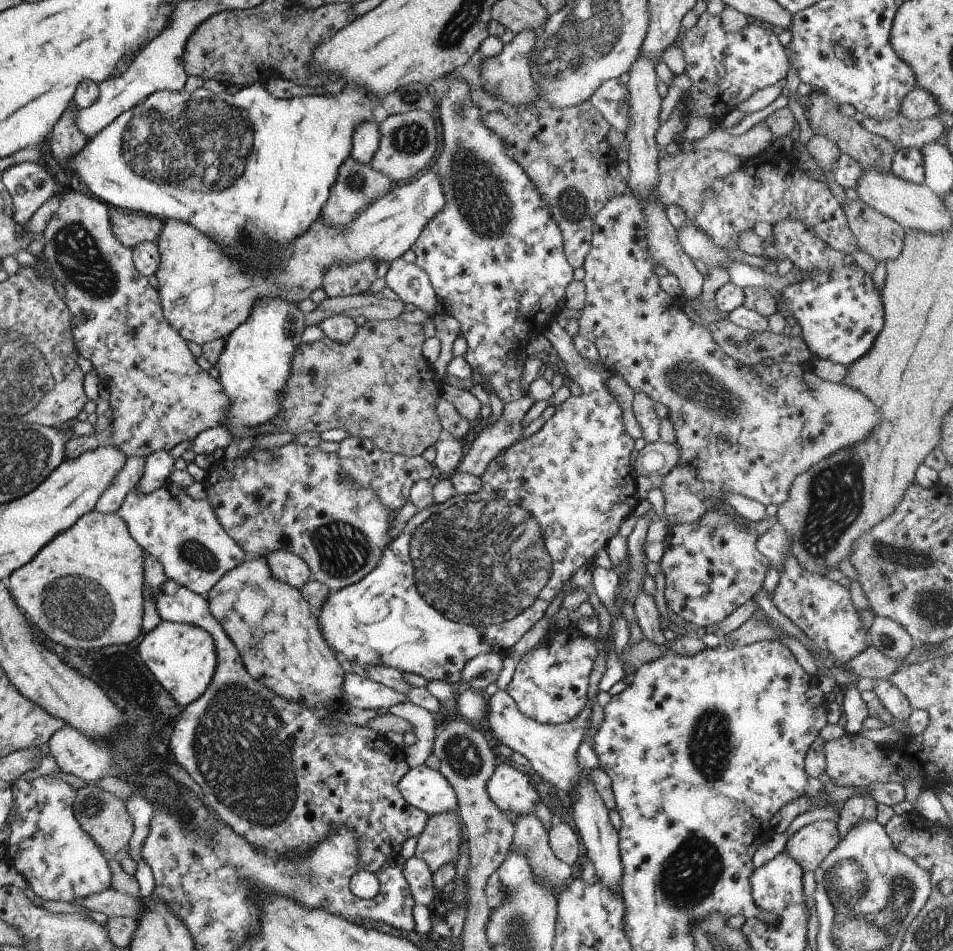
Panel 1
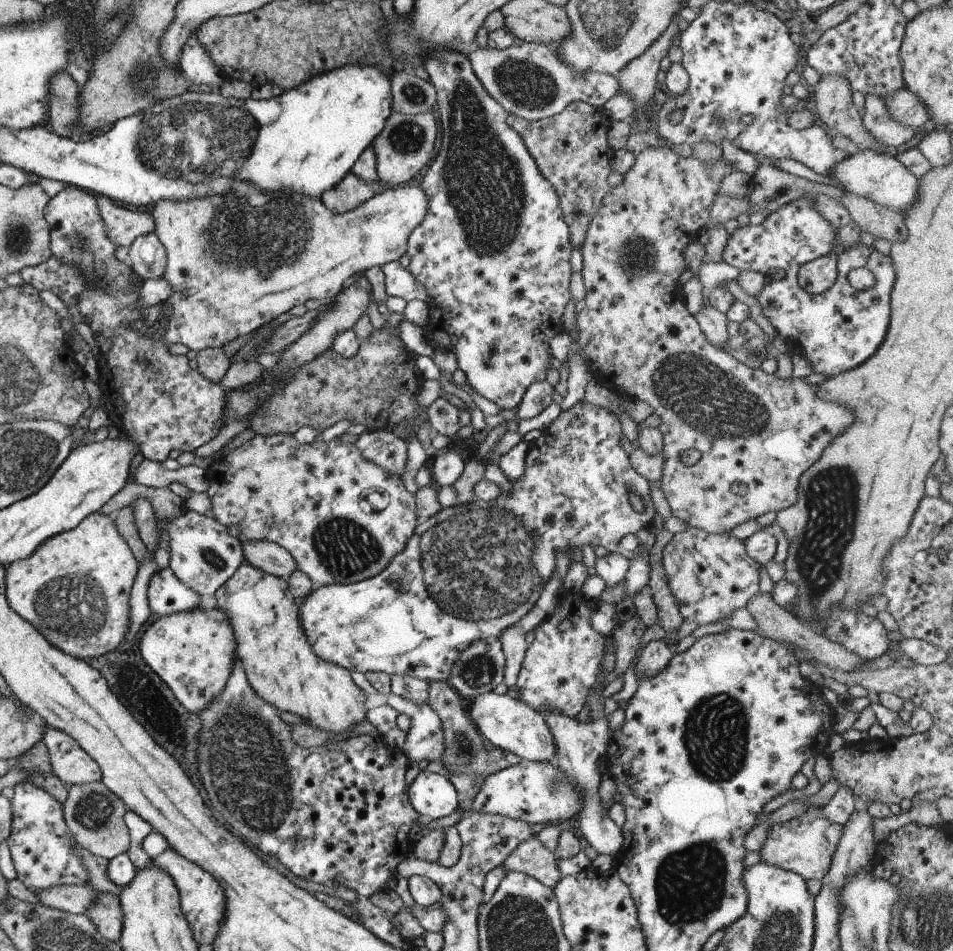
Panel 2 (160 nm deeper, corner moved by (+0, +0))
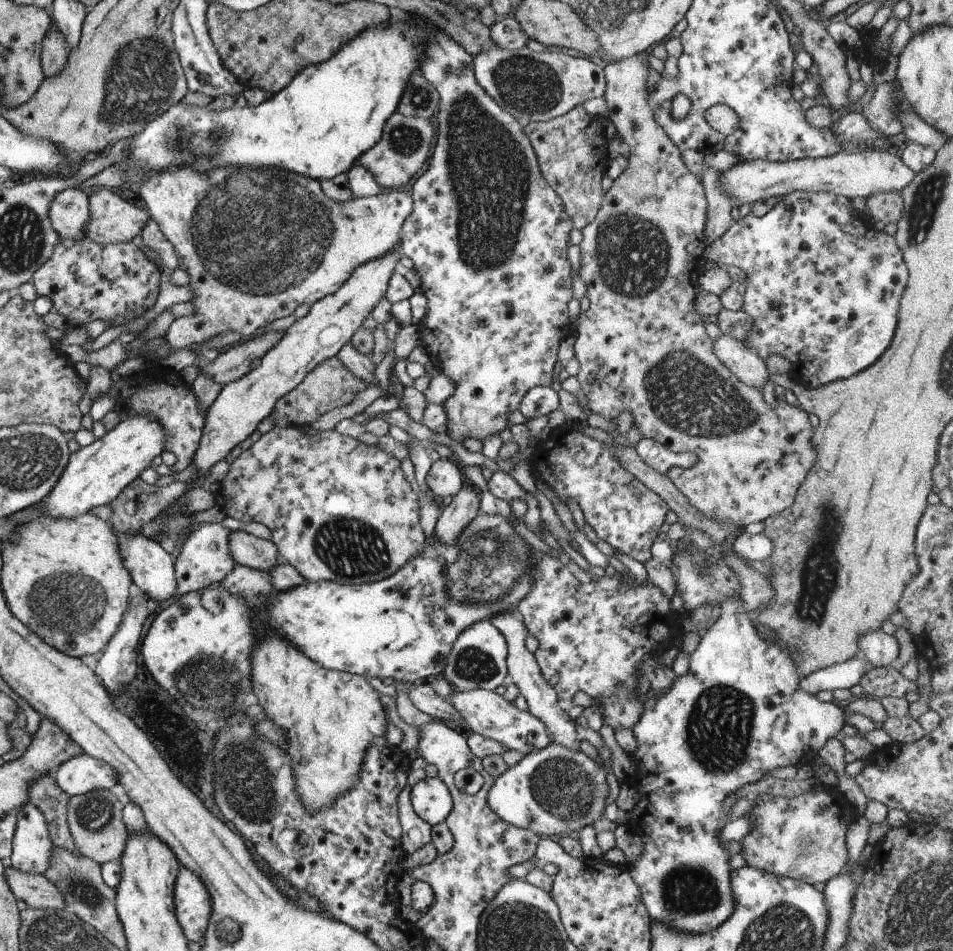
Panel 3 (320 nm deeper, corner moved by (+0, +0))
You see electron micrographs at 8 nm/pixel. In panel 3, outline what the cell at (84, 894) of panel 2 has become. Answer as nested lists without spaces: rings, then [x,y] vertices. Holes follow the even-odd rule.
[[[6,865],[3,869],[6,885],[16,900],[22,900],[31,909],[65,909],[61,893],[41,873],[26,873]]]

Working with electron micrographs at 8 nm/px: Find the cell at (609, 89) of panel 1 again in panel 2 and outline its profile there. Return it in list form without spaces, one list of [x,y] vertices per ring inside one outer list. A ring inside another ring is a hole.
[[[523,42],[520,46],[512,45],[505,49],[474,46],[467,54],[467,58],[473,75],[485,92],[507,113],[527,121],[537,121],[560,114],[567,104],[574,101],[582,101],[599,109],[609,98],[619,93],[619,84],[615,77],[609,74],[599,74],[599,72],[581,72],[581,74],[573,72],[571,66],[567,66],[555,56],[553,47],[548,44]]]

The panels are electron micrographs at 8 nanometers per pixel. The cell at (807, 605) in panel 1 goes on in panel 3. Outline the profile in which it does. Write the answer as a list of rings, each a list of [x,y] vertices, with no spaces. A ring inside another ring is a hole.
[[[871,631],[858,638],[859,656],[872,667],[895,665],[899,647],[895,637],[883,631]]]

